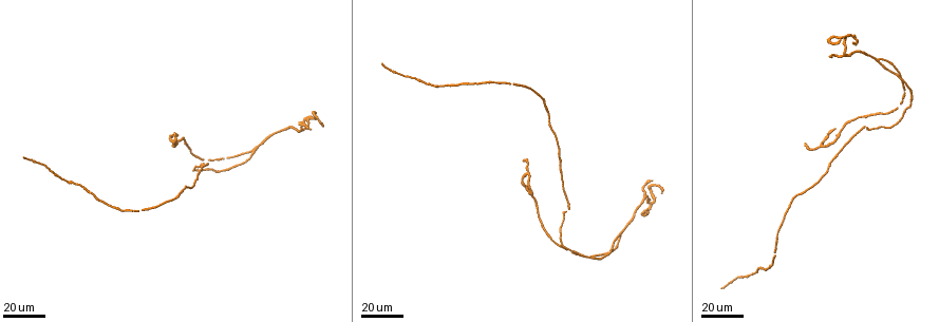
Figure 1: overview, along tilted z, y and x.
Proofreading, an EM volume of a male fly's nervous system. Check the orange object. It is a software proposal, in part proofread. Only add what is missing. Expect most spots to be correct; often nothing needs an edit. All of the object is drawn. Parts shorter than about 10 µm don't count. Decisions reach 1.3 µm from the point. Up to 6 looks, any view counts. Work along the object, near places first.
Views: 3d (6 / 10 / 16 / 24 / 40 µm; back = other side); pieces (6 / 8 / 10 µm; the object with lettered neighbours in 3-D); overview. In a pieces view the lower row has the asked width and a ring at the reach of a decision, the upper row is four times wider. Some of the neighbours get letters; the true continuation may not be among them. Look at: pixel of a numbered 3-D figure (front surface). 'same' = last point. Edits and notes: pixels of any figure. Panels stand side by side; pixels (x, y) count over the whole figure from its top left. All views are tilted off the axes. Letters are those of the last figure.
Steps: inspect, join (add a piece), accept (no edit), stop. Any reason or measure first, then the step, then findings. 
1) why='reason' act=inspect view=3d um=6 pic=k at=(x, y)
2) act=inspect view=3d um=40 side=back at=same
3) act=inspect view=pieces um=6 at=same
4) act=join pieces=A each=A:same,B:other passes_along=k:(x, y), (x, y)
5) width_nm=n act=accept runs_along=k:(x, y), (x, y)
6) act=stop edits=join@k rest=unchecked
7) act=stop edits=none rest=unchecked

why='tapers out' act=inspect view=3d um=24 pic=1 at=(651, 180)

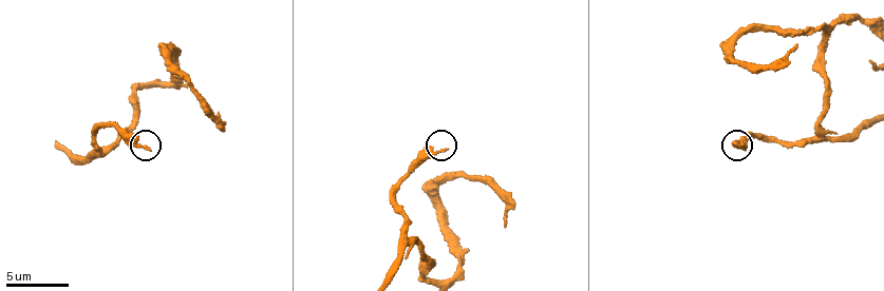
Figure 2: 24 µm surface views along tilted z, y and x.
act=inspect view=pieces um=6 pic=2 at=(444, 149)

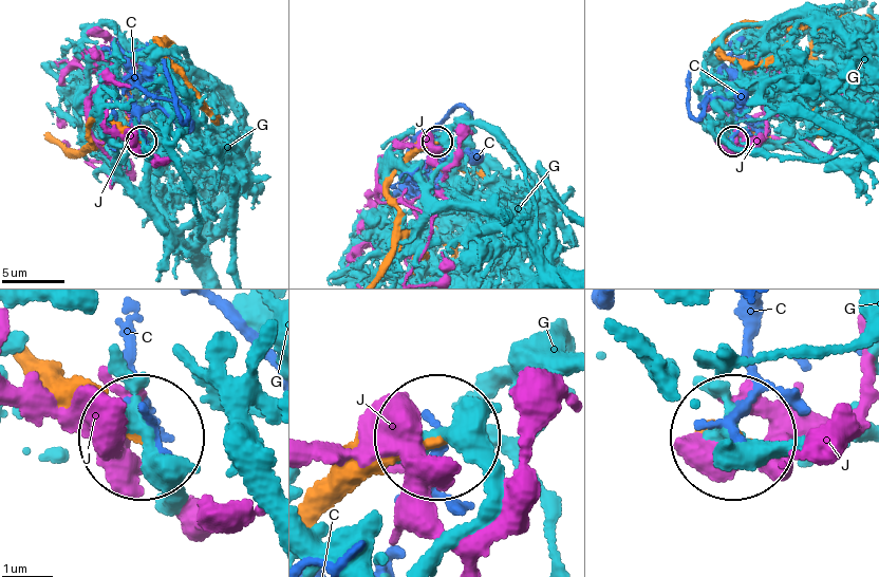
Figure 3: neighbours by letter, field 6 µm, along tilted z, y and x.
act=accept each=C:other,G:other,J:other found='none of them fits'

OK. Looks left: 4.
act=inspect view=pieces um=8 pic=2 at=(506, 224)

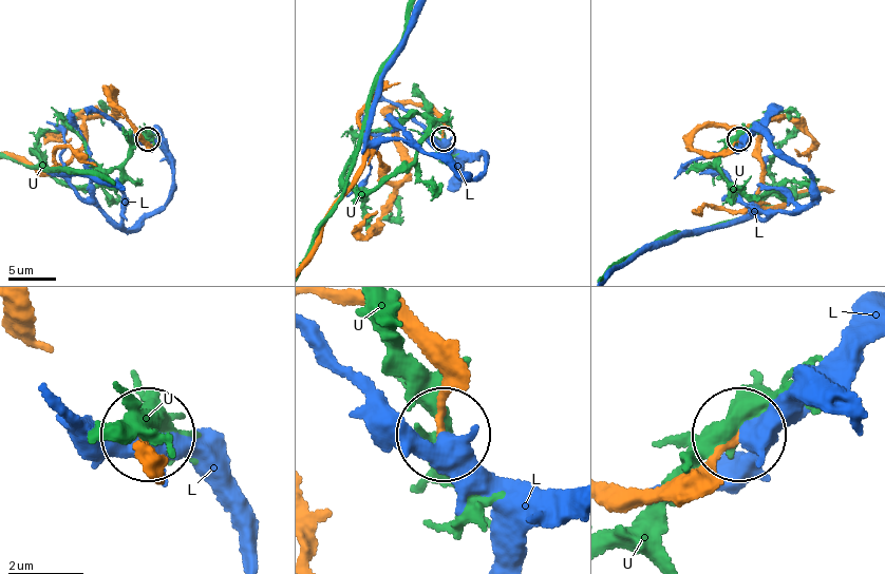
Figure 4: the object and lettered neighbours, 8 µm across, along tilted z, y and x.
act=accept each=L:other,U:other found='none of them fits'

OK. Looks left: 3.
why='tapers out' act=inspect view=3d um=24 pic=1 at=(648, 211)

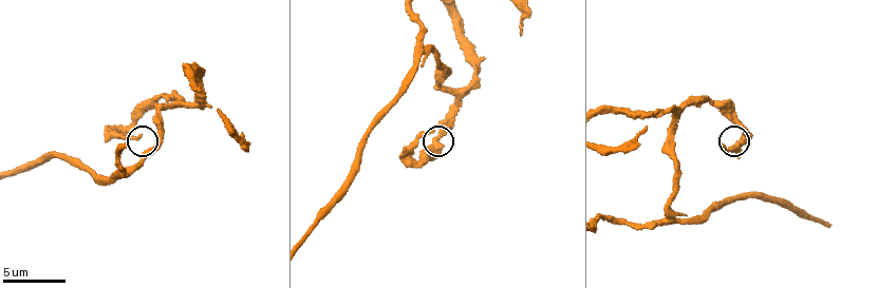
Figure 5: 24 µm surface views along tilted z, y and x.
act=inspect view=3d um=6 pic=5 at=(432, 131)

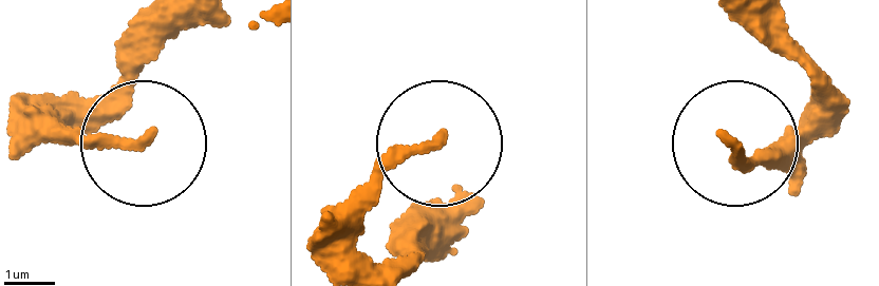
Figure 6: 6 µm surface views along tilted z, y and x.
why='see the neighbours' act=inspect view=pieces um=8 pic=6 at=(439, 136)

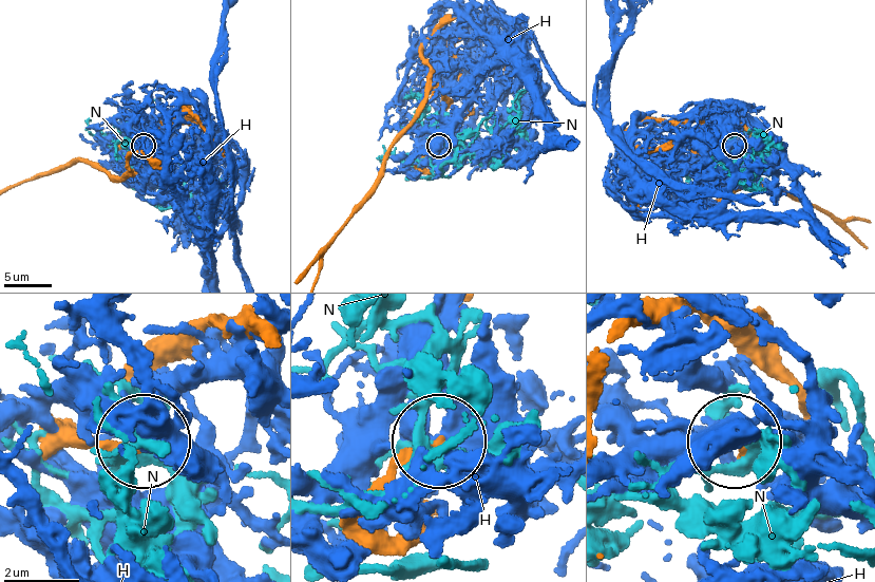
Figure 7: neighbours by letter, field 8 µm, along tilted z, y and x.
act=accept each=H:other,N:other found='none of them fits'

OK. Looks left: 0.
act=stop edits=none rest=unchecked

